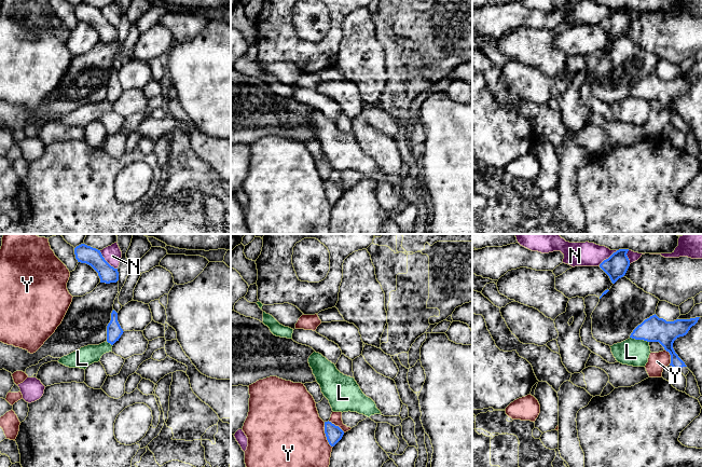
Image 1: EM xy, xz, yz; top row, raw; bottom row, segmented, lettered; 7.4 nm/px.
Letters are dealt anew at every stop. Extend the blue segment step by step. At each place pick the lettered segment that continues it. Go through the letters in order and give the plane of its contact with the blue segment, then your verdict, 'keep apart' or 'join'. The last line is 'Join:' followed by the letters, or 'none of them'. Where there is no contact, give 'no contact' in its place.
L: meets blue in yz; keep apart
N: meets blue in xy; keep apart
Y: meets blue in xz; keep apart
Join: none of them

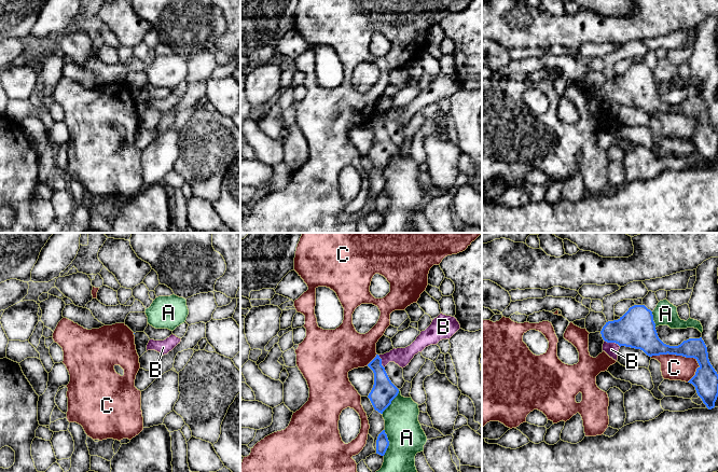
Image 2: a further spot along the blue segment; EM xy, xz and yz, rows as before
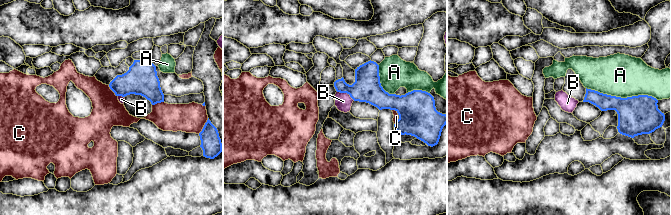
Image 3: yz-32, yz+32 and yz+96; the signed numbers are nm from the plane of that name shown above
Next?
A: meets blue in xz; keep apart
B: meets blue in yz; keep apart
C: meets blue in yz; keep apart
Join: none of them

